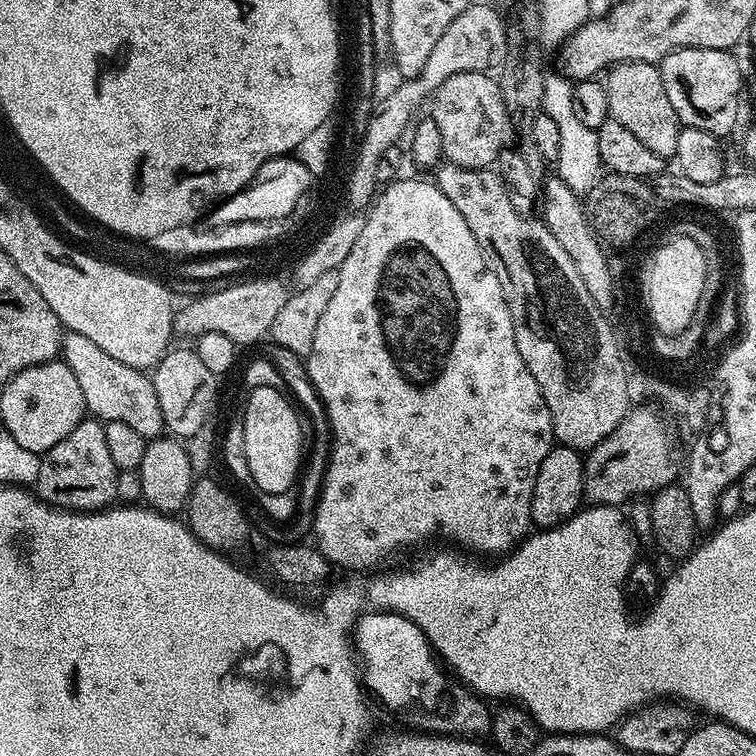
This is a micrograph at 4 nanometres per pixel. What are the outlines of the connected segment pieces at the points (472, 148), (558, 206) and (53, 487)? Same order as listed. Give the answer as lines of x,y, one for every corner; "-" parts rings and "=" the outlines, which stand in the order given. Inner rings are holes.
459,72
442,82
442,86
431,97
431,104
430,118
442,134
442,150
447,163
488,170
500,160
505,151
504,139
510,136
510,127
495,75
=
556,174
549,175
543,181
542,198
543,196
544,213
542,213
542,219
550,230
550,234
554,234
554,238
562,246
562,250
566,250
566,254
570,254
570,262
574,262
574,266
578,269
578,278
582,278
582,286
586,286
590,298
594,298
598,307
608,304
609,291
613,288
613,276
607,269
603,250
599,248
597,230
589,224
585,205
=
86,418
40,457
41,469
34,485
35,495
45,504
65,512
99,512
116,500
116,473
114,458
106,447
104,424
95,418

